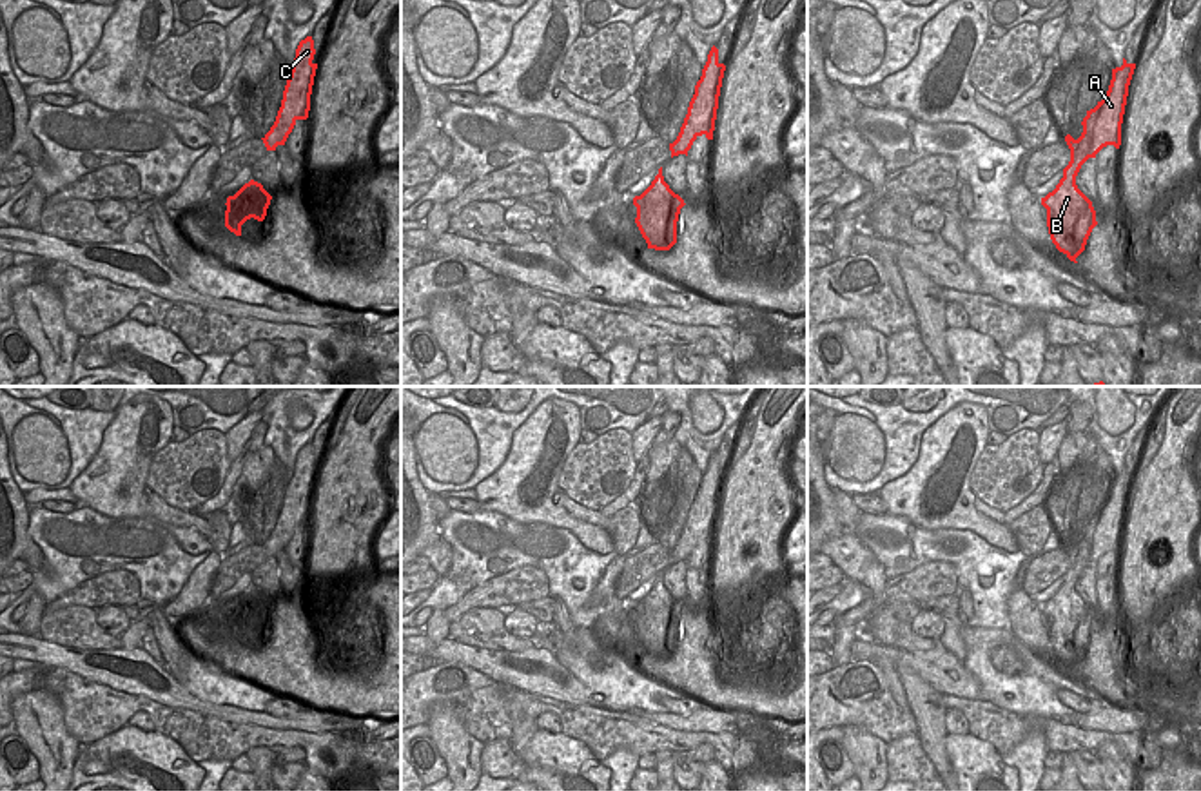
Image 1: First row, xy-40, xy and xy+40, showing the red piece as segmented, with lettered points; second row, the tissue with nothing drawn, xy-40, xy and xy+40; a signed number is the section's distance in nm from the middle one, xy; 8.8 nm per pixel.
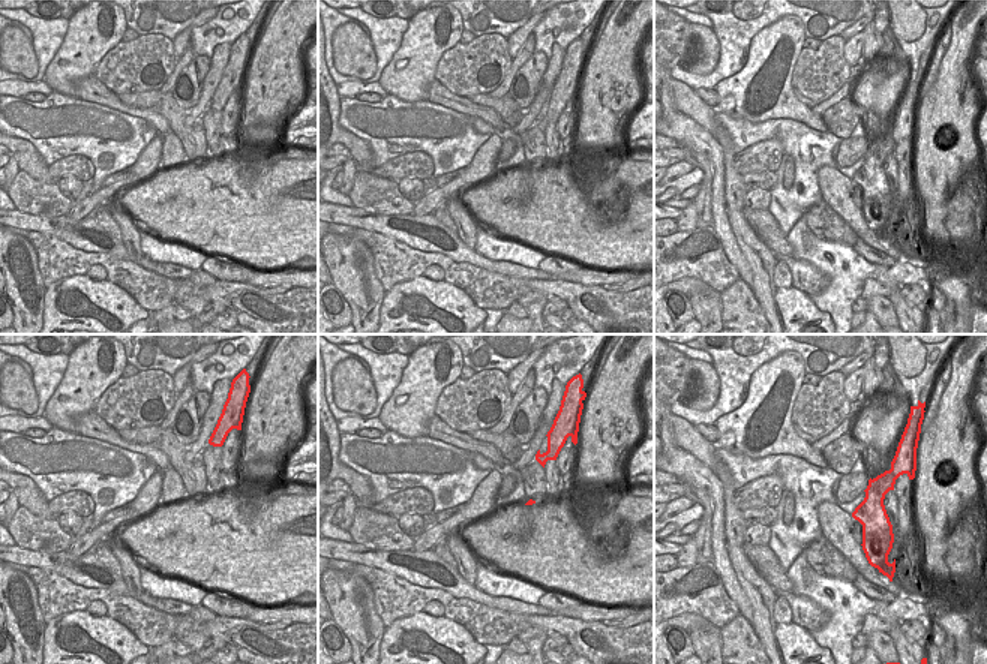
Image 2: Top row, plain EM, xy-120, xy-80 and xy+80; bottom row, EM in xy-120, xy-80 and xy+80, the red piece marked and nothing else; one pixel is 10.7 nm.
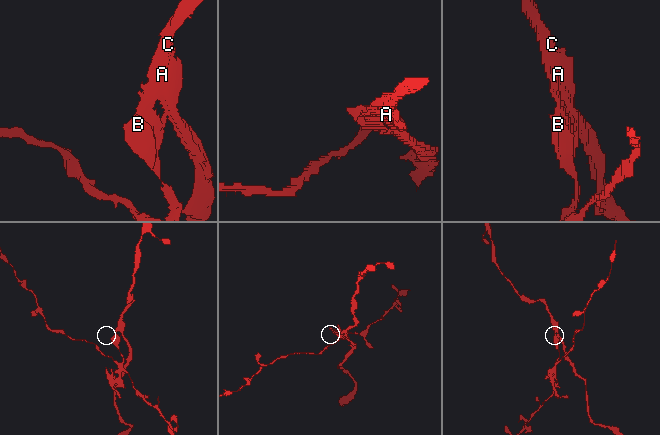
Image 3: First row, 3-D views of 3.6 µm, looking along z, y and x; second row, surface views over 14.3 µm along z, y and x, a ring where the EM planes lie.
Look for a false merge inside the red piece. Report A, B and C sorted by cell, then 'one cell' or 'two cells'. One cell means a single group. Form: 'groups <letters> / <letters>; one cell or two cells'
groups A C / B; two cells

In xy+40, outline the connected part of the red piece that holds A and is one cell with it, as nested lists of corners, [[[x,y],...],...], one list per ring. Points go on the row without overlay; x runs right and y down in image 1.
[[[1123,464],[1123,472],[1112,475],[1112,486],[1107,501],[1101,508],[1083,524],[1083,539],[1090,542],[1090,561],[1098,561],[1103,553],[1121,552],[1121,530],[1128,503],[1128,492],[1134,481],[1136,470],[1128,470]]]

